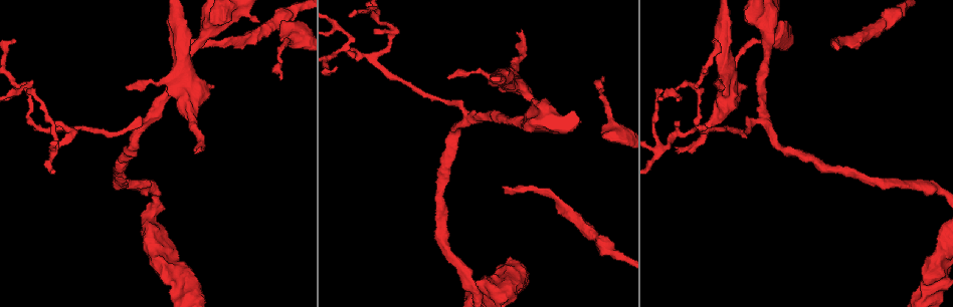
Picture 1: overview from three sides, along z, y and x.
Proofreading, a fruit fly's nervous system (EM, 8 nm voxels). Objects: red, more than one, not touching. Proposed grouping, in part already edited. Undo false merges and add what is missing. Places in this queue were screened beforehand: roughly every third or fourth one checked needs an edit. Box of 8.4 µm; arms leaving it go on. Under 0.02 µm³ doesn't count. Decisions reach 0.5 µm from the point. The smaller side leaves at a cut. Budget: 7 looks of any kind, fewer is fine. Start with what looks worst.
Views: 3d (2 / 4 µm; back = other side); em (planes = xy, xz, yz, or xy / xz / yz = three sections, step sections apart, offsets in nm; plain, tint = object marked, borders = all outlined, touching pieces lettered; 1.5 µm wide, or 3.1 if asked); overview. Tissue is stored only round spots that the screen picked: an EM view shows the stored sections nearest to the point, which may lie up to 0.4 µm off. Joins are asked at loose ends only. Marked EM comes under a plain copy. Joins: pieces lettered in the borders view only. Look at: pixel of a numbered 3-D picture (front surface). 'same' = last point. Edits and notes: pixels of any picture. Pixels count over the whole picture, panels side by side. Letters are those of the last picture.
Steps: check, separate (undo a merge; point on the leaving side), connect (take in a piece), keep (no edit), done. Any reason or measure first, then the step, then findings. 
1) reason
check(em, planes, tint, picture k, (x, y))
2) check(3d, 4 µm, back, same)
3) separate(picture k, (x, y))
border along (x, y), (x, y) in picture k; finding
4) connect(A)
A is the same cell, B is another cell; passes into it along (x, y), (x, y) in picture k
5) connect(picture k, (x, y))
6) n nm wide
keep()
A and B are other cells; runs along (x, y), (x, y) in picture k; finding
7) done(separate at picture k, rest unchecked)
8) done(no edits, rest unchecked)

free end
check(em, planes, borders, picture 1, (503, 186))

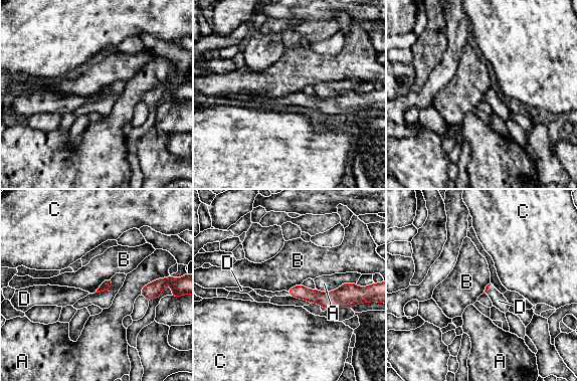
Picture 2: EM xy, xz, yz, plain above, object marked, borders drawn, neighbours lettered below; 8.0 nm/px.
connect(D)
D is the same cell, A, B and C are other cells; passes into it along (300, 292), (291, 294), (261, 293) in picture 2; it goes on there

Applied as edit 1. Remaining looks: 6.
calibre changes
check(em, xz, step 4, tint, picture 1, (612, 120))

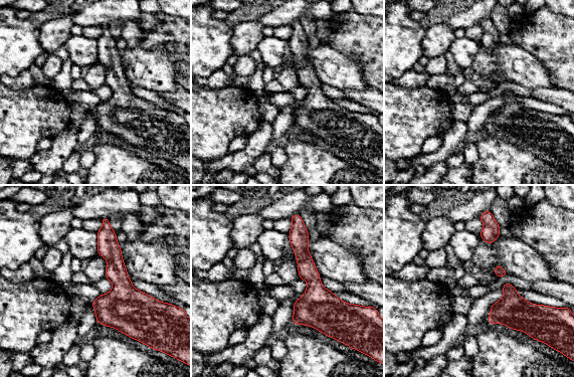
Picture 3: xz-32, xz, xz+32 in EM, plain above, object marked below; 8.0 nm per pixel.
check(em, planes, borders, same)

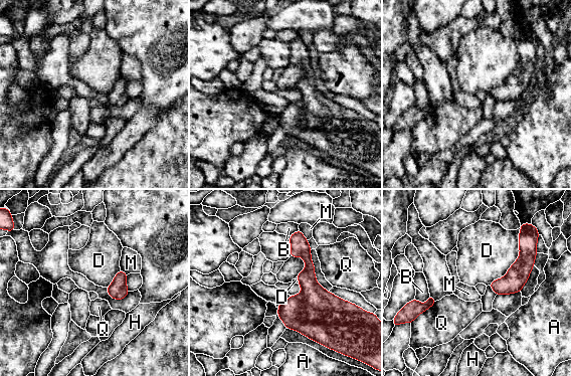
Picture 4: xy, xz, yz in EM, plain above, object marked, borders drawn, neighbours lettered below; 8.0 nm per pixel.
keep()
A, B, D, H, M and Q are other cells; continuous, no second neuron

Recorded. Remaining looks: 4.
thin end
check(3d, 4 µm, picture 1, (721, 87))

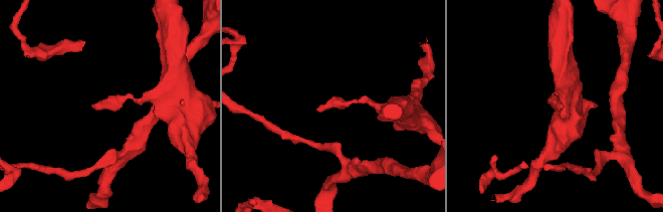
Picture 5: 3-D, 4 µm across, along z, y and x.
now the EM
check(em, planes, tint, picture 5, (93, 108))

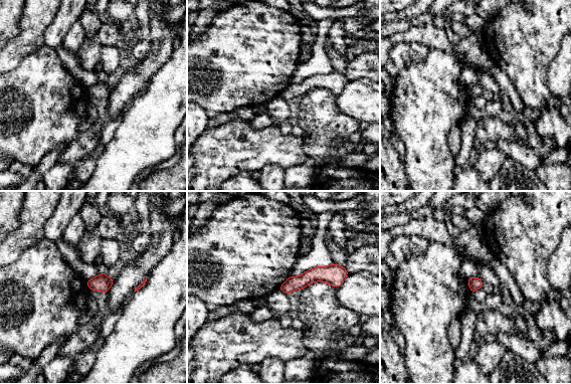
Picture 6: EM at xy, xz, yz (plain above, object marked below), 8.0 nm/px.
see the neighbours
check(em, planes, borders, same)

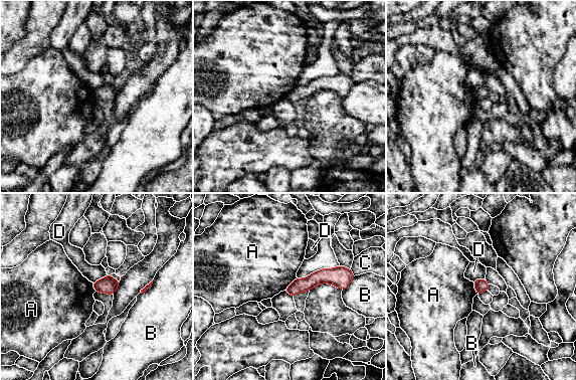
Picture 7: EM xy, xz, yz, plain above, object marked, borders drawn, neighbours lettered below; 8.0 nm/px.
100 nm wide
keep()
A, B, C and D are other cells; border along (297, 277), (284, 290) in picture 7; no lettered piece goes on from it

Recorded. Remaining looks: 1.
done(connect at picture 2, rest unchecked)

